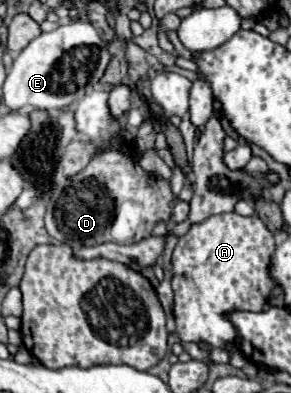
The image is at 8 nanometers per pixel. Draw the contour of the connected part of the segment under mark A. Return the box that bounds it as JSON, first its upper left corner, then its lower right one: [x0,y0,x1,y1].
[171,211,275,347]

